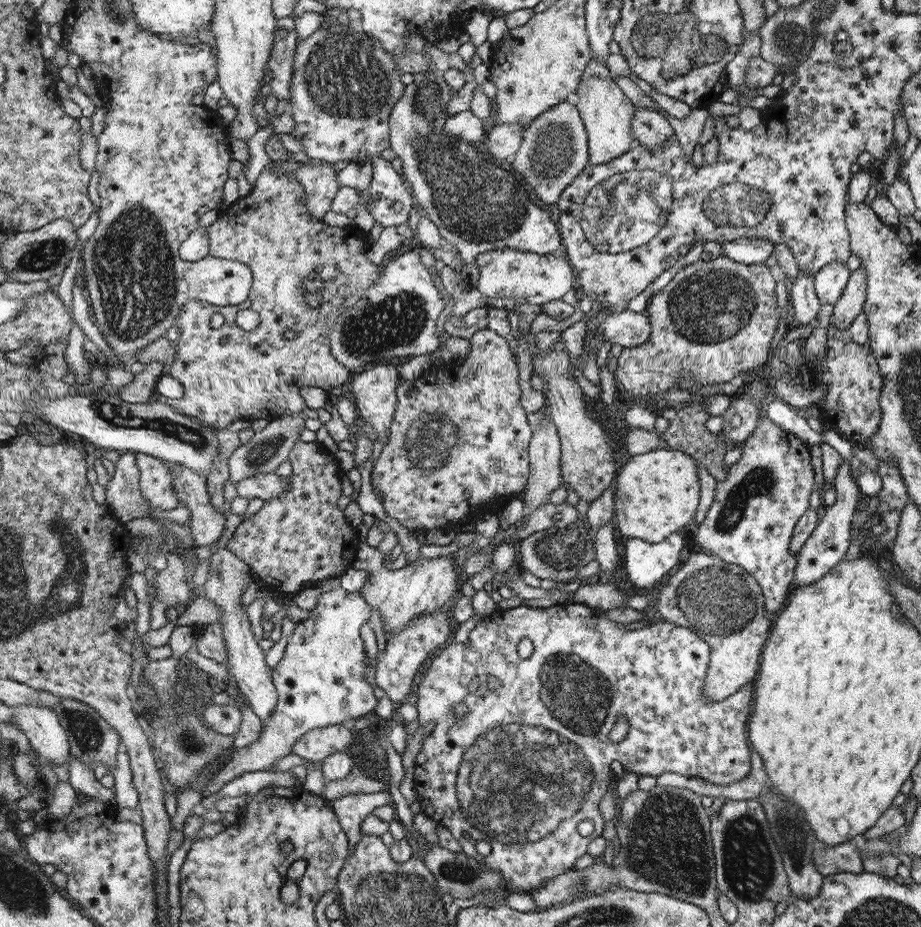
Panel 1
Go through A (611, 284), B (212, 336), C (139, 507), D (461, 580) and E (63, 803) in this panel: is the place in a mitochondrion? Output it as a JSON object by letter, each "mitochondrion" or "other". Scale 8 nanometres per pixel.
{"A":"other","B":"other","C":"other","D":"other","E":"other"}

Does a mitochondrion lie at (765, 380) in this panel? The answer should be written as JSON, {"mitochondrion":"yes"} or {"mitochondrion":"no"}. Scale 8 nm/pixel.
{"mitochondrion":"no"}

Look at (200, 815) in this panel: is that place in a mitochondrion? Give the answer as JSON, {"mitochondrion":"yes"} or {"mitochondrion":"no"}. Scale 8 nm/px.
{"mitochondrion":"no"}

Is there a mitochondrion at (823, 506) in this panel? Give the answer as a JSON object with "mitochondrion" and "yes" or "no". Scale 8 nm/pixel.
{"mitochondrion":"no"}

